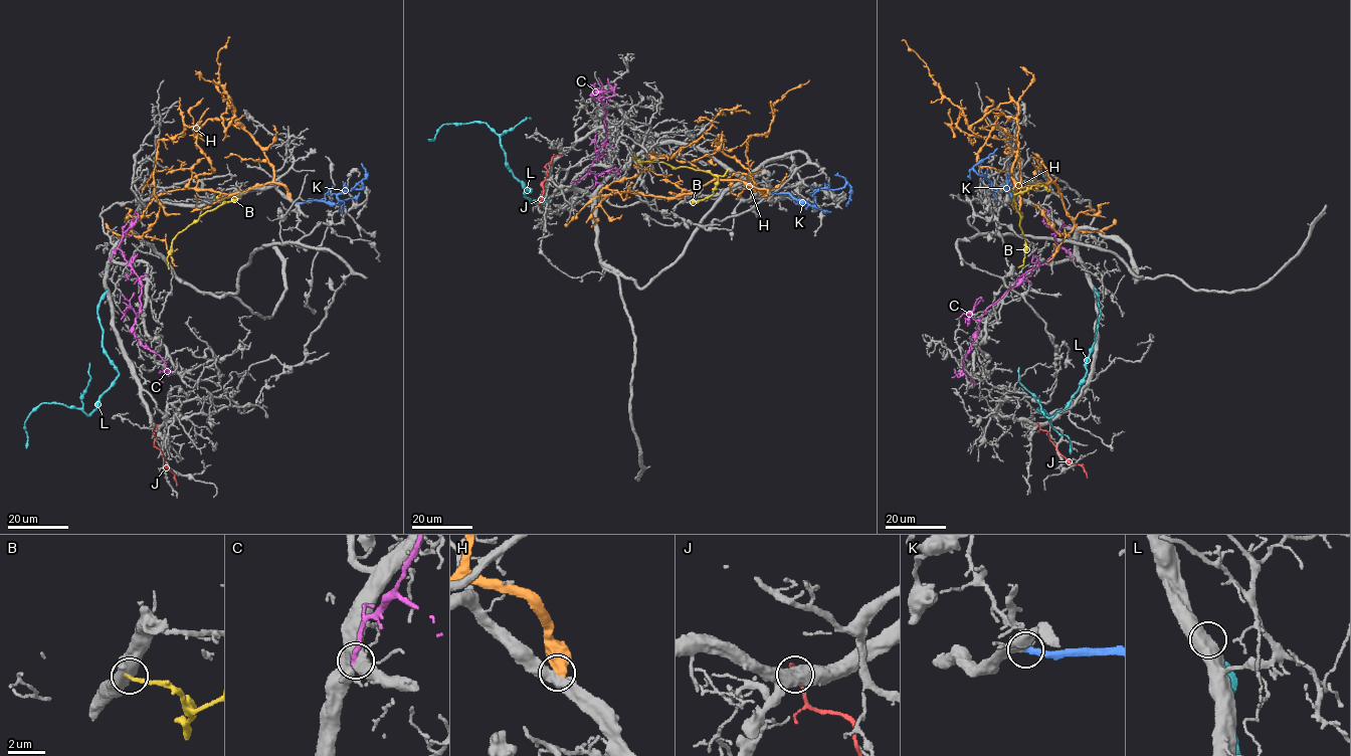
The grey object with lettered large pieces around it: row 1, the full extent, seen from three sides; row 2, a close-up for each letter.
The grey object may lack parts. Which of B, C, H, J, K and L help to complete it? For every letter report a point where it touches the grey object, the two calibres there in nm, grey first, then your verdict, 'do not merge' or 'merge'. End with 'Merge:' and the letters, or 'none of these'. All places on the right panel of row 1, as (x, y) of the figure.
B: contact (1004, 188); calibres 480 and 240 nm; do not merge
C: contact (1072, 258); calibres 440 and 260 nm; do not merge
H: contact (1015, 187); calibres 550 and 550 nm; do not merge
J: contact (1038, 424); calibres 650 and 240 nm; do not merge
K: contact (1009, 192); calibres 550 and 360 nm; merge
L: contact (1095, 288); calibres 600 and 320 nm; do not merge
Merge: K

